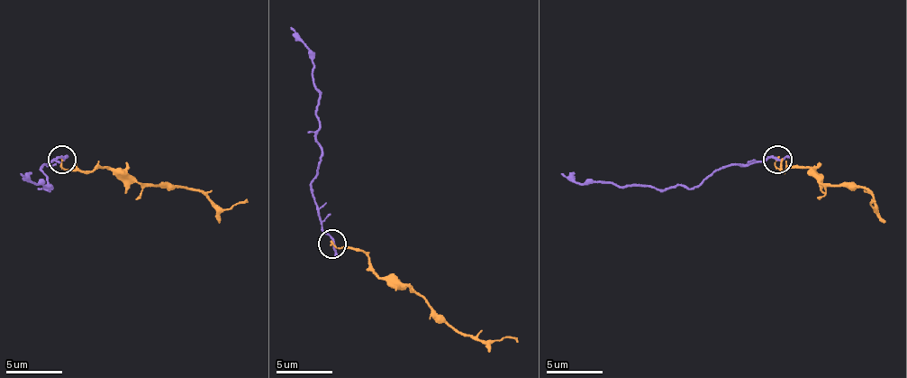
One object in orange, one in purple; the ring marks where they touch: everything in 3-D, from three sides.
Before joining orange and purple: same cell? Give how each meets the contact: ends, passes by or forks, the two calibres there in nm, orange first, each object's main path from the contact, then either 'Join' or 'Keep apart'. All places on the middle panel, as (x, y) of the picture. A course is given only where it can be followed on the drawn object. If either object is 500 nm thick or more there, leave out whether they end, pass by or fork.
At the ring orange ends. At the ring purple passes by. Thickness 130 nm (orange) against 160 nm. Course of orange: (332, 244), (358, 247), (377, 276), (394, 279), (414, 290), (460, 332), (494, 341), (517, 338). Course of purple: (332, 244), (321, 227), (312, 193), (312, 179), (321, 162), (312, 51), (290, 26). Keep apart

